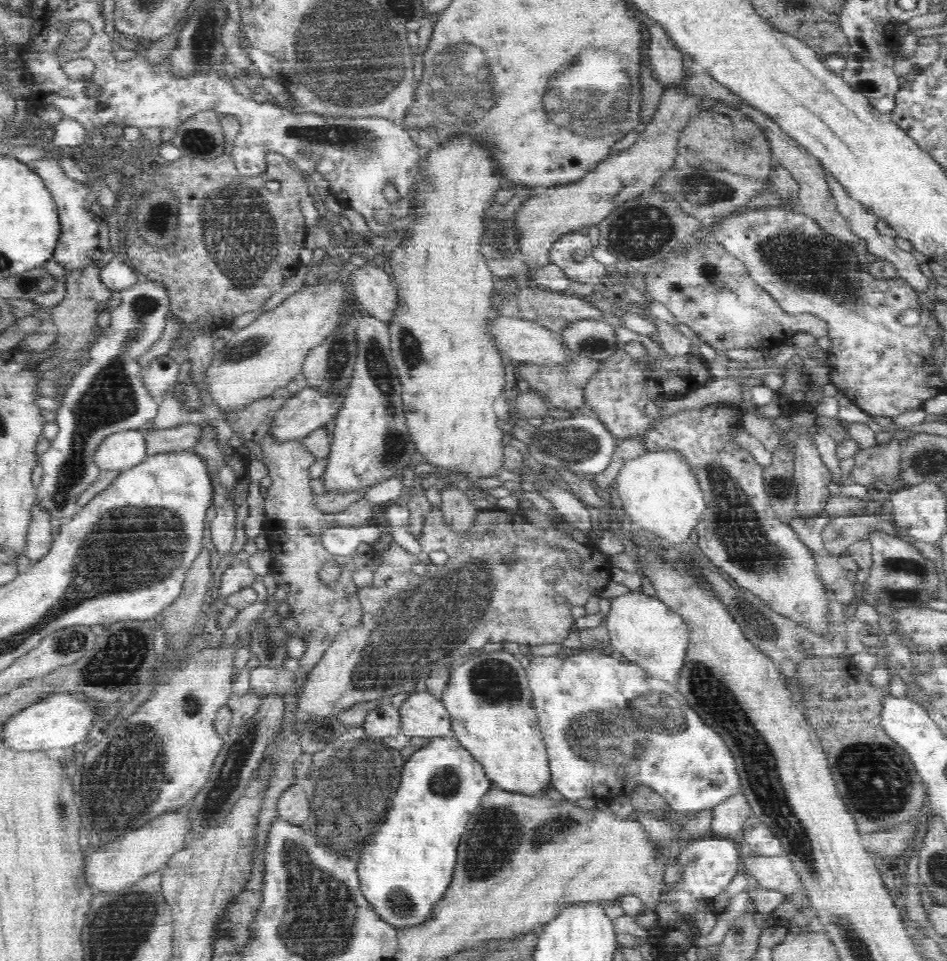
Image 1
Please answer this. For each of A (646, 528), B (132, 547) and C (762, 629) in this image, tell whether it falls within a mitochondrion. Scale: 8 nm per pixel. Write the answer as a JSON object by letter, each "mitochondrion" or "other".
{"A":"other","B":"mitochondrion","C":"mitochondrion"}

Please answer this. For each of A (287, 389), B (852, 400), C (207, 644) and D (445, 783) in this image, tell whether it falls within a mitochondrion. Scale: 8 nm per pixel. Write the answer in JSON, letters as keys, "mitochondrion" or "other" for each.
{"A":"other","B":"other","C":"other","D":"mitochondrion"}

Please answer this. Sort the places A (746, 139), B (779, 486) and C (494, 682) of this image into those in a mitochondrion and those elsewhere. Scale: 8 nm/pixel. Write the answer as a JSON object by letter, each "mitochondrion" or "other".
{"A":"mitochondrion","B":"mitochondrion","C":"mitochondrion"}

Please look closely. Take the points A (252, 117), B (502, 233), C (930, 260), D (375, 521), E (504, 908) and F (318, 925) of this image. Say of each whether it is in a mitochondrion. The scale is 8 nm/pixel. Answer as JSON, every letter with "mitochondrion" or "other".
{"A":"other","B":"mitochondrion","C":"other","D":"other","E":"other","F":"mitochondrion"}

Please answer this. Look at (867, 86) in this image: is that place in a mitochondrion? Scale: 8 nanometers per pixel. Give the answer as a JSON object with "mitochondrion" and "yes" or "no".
{"mitochondrion":"no"}

